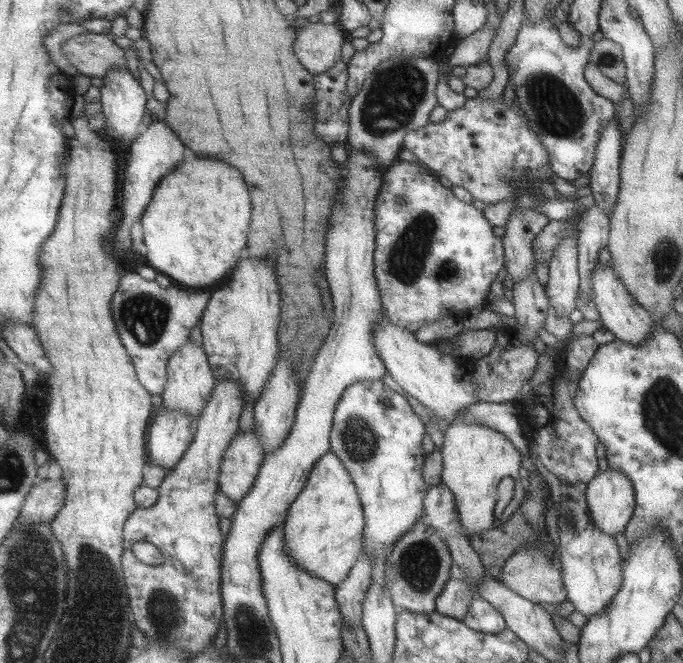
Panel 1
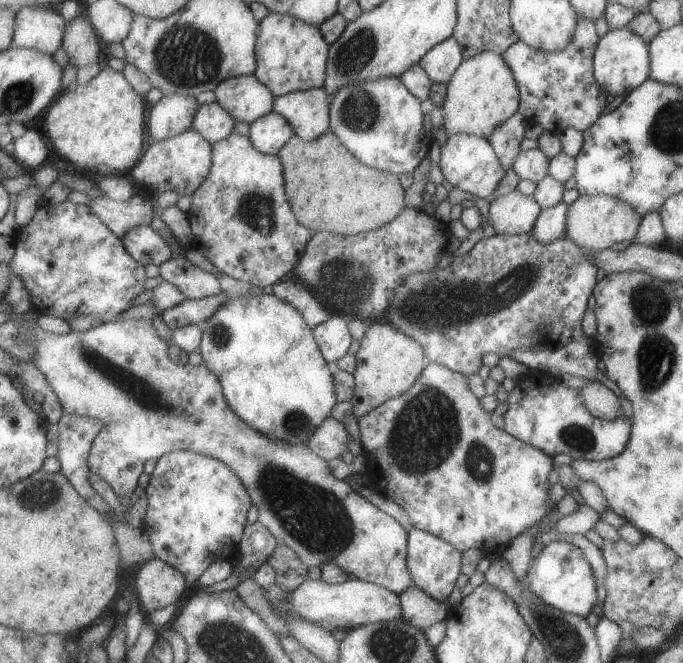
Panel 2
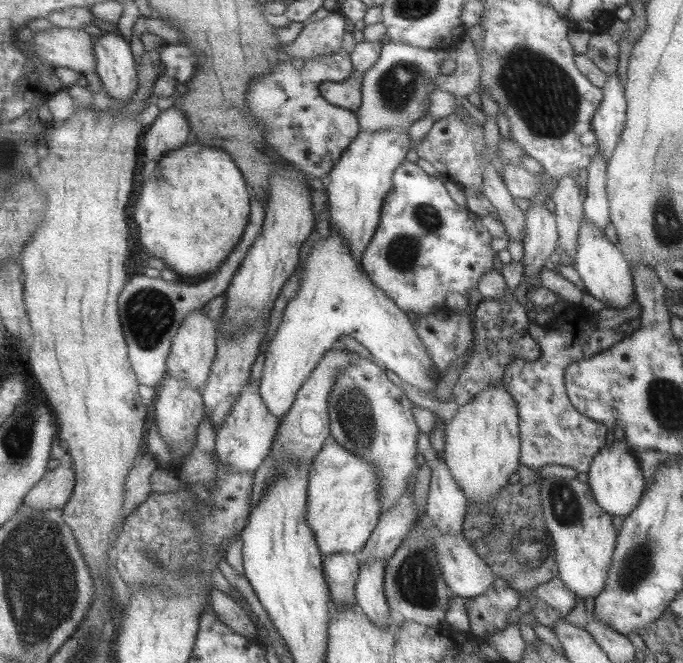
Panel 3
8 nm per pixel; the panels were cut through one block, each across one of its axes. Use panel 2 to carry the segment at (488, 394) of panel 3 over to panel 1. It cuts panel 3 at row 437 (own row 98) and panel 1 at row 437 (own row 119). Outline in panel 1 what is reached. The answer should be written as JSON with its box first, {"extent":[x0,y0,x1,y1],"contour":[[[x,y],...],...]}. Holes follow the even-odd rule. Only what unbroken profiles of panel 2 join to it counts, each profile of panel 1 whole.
{"extent":[440,423,524,538],"contour":[[[449,423],[443,437],[444,440],[440,448],[442,458],[440,484],[445,485],[453,493],[455,509],[457,509],[457,521],[463,527],[463,535],[469,538],[471,535],[475,535],[475,533],[490,530],[491,527],[507,521],[509,515],[519,507],[524,498],[524,488],[520,486],[522,479],[519,478],[519,467],[522,466],[522,454],[513,447],[507,436],[493,429],[493,427],[479,425],[479,423]],[[504,476],[512,478],[518,486],[513,491],[512,499],[505,506],[501,515],[496,518],[493,515],[493,506],[497,502],[497,484],[499,484],[499,480]]]}

